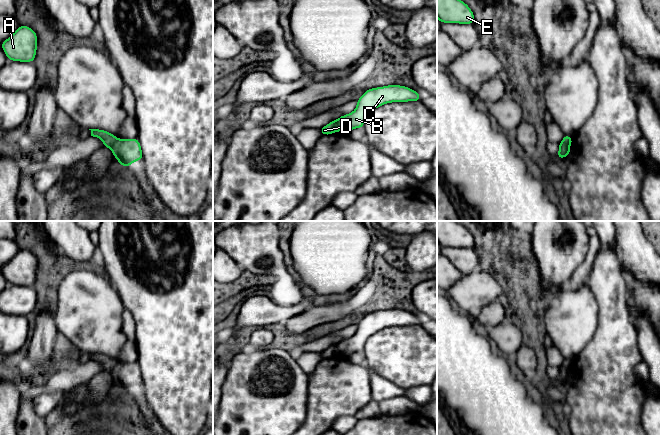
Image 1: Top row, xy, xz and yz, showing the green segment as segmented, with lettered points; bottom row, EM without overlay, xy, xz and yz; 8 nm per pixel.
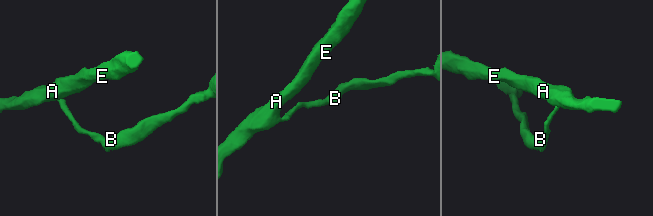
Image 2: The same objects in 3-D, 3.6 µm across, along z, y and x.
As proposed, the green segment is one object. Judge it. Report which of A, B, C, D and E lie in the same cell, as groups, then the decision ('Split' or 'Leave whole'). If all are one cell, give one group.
Groups: A D E / B C. Split

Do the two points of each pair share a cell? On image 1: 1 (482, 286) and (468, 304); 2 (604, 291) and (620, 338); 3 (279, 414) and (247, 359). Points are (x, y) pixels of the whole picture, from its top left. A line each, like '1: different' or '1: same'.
1: same
2: same
3: same

